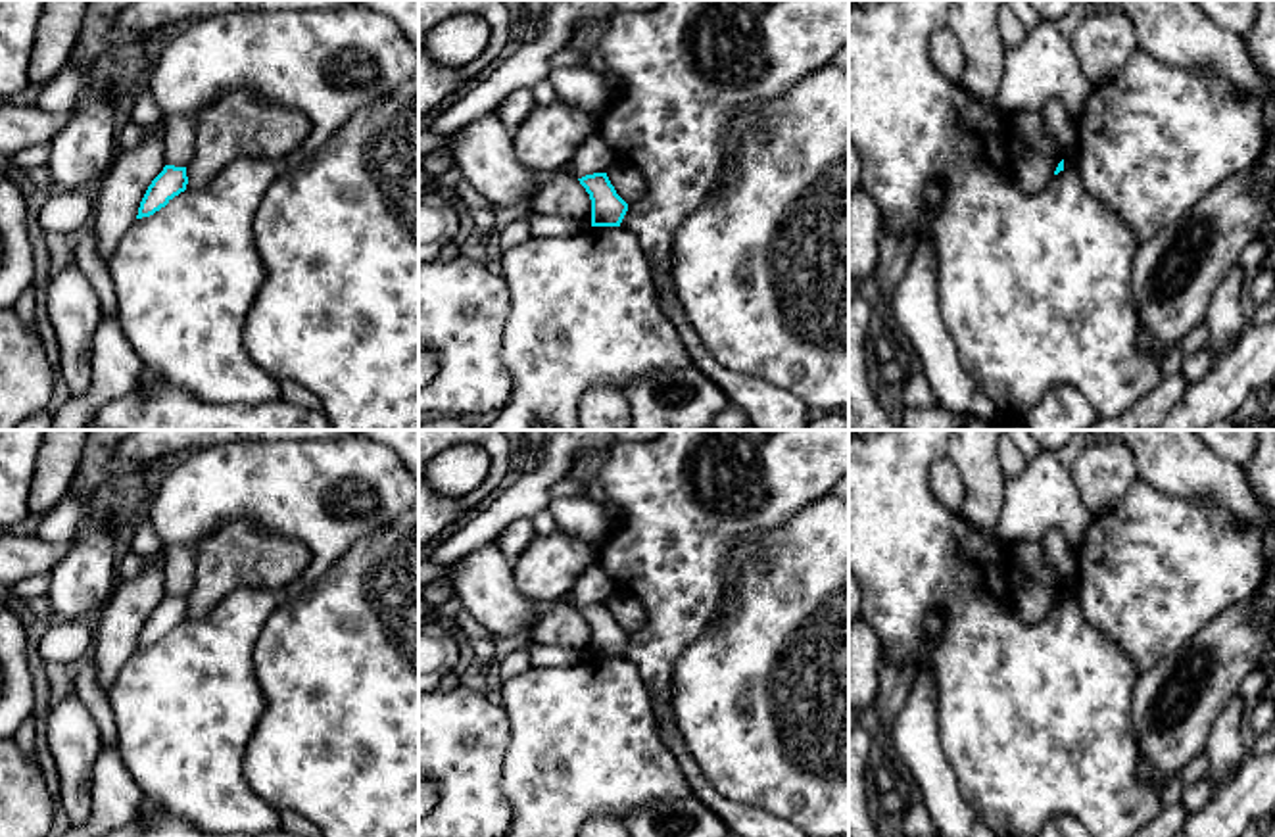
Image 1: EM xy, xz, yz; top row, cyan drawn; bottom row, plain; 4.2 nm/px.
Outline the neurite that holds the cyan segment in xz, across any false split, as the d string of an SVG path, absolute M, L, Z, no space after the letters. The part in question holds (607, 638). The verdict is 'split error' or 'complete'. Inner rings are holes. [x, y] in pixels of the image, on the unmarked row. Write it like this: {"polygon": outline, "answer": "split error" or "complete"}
{"polygon": "M607 603L578 609L591 630L591 657L620 657L628 634L616 624Z", "answer": "complete"}

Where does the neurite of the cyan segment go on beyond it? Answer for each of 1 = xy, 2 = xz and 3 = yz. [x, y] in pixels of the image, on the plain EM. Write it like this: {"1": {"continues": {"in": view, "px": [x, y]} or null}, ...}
{"1": {"continues": null}, "2": {"continues": null}, "3": {"continues": null}}

